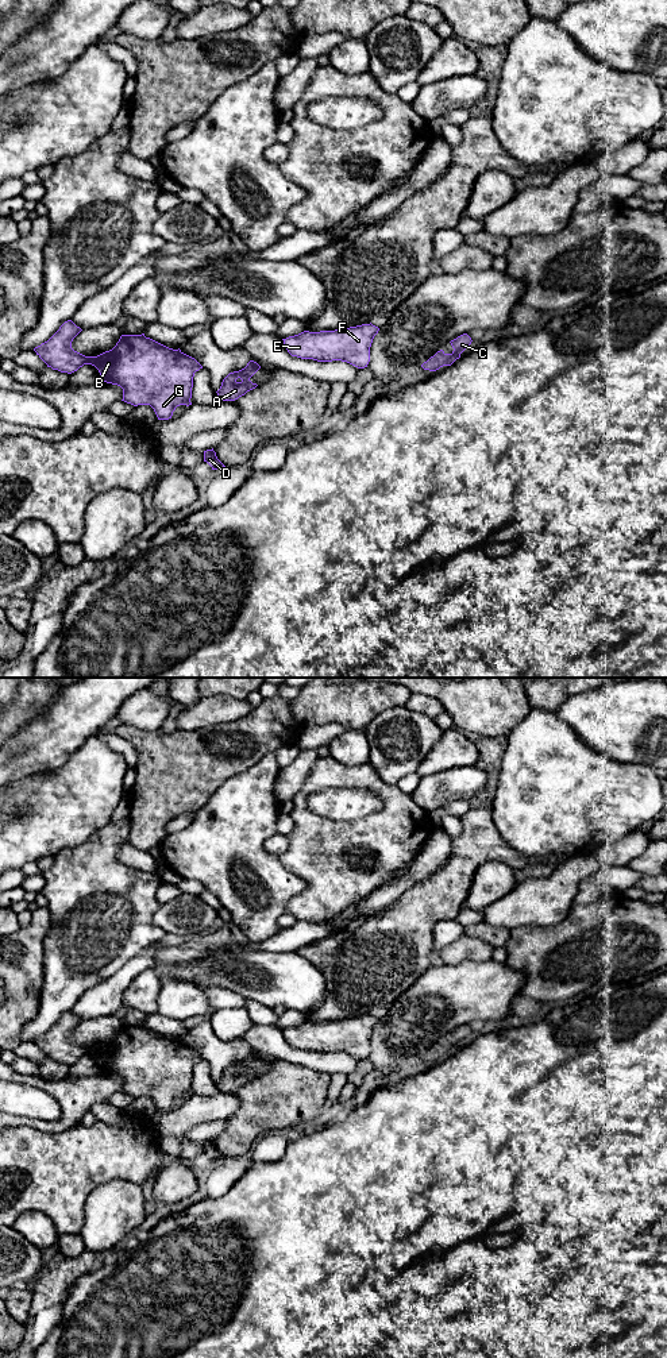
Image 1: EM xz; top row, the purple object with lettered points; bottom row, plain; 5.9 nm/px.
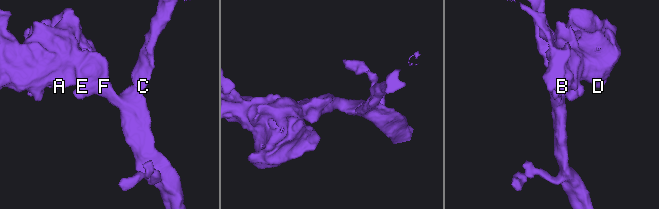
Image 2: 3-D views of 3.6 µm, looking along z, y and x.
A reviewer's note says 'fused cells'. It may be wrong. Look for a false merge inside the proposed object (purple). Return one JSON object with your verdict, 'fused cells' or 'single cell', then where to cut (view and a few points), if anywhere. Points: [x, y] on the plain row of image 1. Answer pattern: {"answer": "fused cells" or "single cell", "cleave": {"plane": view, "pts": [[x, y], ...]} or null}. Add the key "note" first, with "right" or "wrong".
{"note": "wrong", "answer": "single cell", "cleave": null}

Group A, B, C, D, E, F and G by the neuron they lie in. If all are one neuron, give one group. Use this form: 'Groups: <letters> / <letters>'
Groups: A B C D E F G

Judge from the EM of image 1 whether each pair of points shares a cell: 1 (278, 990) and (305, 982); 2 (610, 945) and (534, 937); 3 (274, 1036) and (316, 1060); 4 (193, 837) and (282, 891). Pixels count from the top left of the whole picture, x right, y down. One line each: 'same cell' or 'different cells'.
1: same cell
2: same cell
3: same cell
4: same cell

